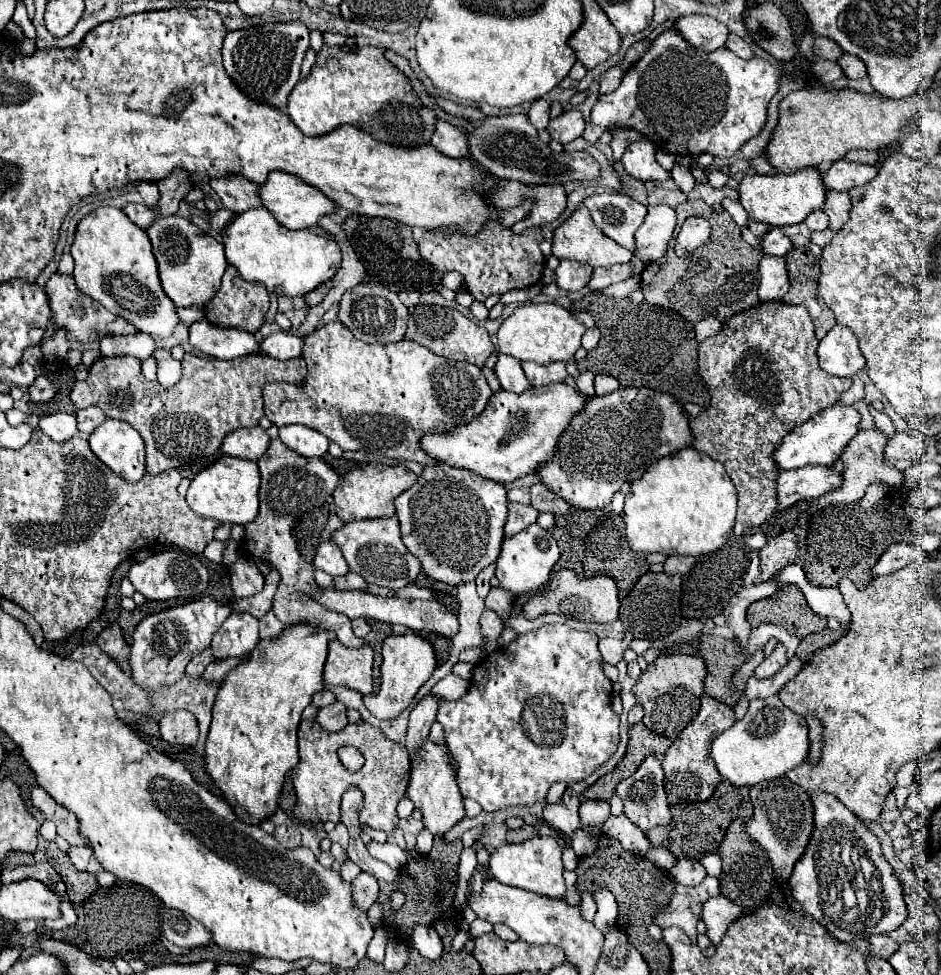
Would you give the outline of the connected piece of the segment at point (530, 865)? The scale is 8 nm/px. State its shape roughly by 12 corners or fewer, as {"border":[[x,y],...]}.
{"border":[[555,838],[506,844],[490,854],[499,882],[565,896]]}

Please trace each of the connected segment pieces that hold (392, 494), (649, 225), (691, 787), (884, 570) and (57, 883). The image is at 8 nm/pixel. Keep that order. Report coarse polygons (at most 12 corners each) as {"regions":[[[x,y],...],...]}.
{"regions":[[[369,462],[333,492],[343,522],[393,516],[417,474]],[[647,206],[637,254],[659,260],[675,230],[675,210]],[[711,696],[663,756],[669,804],[703,802],[721,782],[715,736],[735,722]],[[891,544],[873,568],[875,576],[893,574],[921,558],[913,544]],[[49,862],[3,870],[9,880],[35,878],[67,900],[65,882]]]}

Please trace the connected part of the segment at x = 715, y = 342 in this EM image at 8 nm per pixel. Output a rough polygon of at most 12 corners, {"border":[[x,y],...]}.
{"border":[[759,302],[699,344],[691,446],[725,464],[733,528],[779,510],[773,460],[851,386],[805,306]]}

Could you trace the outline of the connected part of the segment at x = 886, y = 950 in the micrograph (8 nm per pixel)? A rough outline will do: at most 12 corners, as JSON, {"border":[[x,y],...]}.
{"border":[[871,936],[871,954],[891,958],[897,942],[889,936]]}

